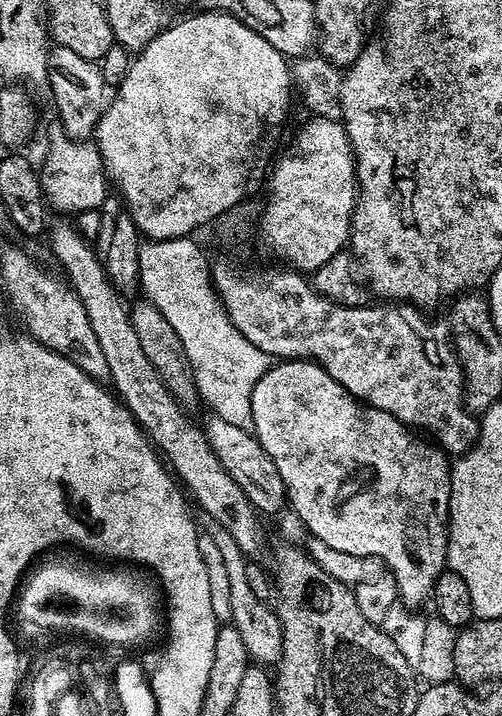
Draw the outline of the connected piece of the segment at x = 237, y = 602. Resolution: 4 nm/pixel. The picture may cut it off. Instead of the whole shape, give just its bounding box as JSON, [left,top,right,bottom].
[210,527,282,665]

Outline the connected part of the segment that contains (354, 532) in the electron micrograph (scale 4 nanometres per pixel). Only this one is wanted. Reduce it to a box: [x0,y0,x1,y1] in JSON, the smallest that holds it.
[252,358,452,606]

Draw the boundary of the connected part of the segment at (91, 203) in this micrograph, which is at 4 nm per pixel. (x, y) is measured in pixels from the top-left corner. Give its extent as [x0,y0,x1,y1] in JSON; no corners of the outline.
[40,120,110,214]

